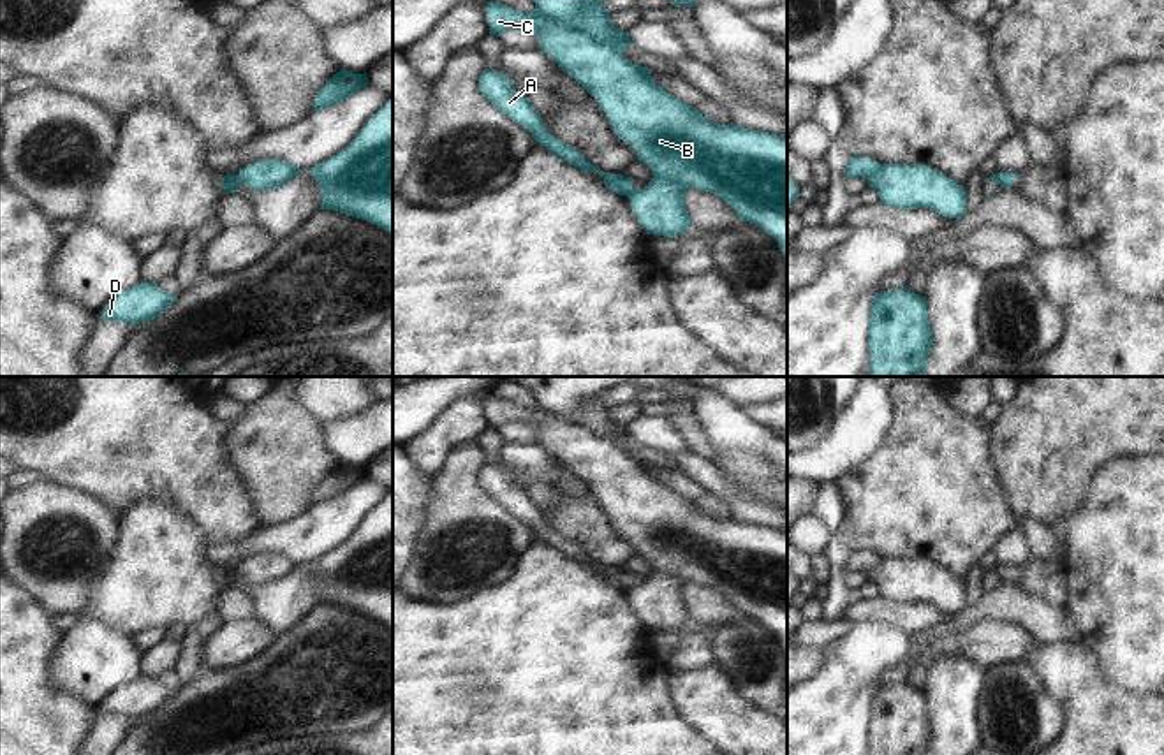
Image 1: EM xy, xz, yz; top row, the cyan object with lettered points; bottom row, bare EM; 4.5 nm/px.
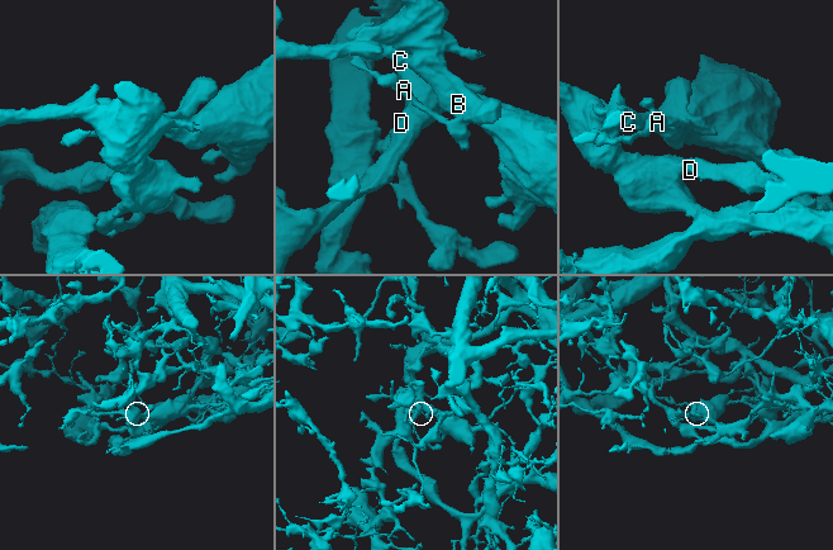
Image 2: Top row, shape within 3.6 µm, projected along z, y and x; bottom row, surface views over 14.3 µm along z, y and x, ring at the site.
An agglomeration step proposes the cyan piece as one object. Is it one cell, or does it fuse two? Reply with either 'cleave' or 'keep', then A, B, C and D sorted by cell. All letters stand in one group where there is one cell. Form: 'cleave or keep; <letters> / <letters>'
cleave; A / B C D

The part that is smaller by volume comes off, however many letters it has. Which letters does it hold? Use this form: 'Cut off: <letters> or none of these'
Cut off: A

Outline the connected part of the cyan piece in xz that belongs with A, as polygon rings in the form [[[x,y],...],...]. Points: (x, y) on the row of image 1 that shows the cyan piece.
[[[484,69],[479,76],[479,92],[486,97],[498,111],[507,114],[512,121],[525,127],[532,137],[541,143],[549,153],[564,158],[565,162],[579,167],[585,172],[597,172],[604,178],[604,185],[618,195],[630,195],[634,180],[623,174],[604,172],[592,165],[576,148],[553,137],[539,113],[530,104],[528,97],[518,93],[507,74]]]

